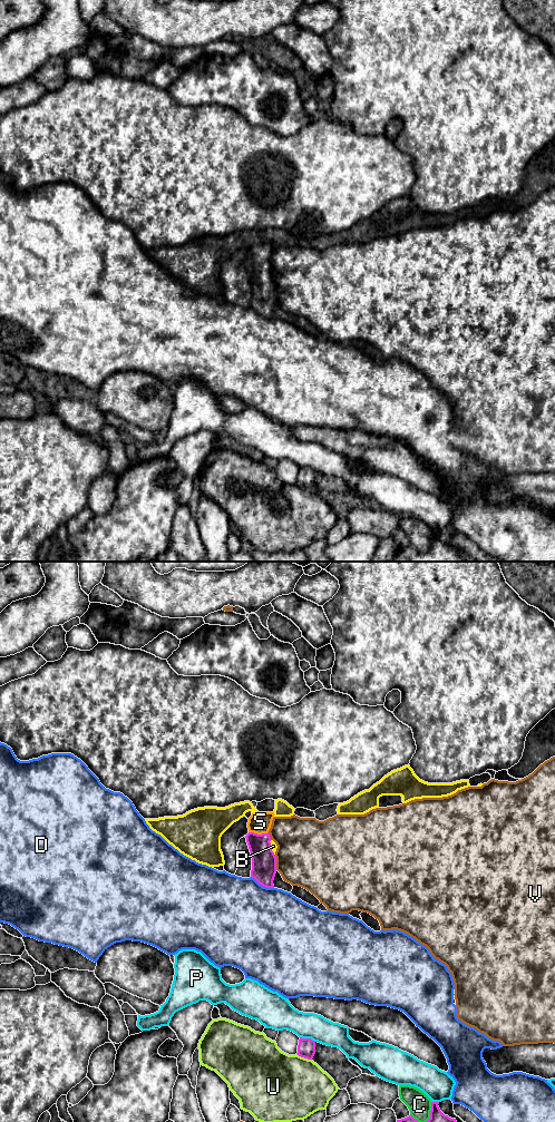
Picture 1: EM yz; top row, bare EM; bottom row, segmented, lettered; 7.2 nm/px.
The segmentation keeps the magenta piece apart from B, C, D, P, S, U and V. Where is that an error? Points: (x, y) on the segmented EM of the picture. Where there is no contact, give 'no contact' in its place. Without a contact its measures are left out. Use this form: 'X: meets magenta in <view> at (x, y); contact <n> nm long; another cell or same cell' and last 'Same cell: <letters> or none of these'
B: meets magenta in yz at (270, 848); contact 120 nm long; another cell
C: meets magenta in yz at (430, 1112); contact 150 nm long; another cell
D: meets magenta in yz at (262, 885); contact 190 nm long; another cell
P: meets magenta in yz at (308, 1038); contact 120 nm long; another cell
S: meets magenta in yz at (259, 835); contact 140 nm long; same cell
U: meets magenta in yz at (304, 1057); contact 120 nm long; another cell
V: meets magenta in yz at (275, 862); contact 110 nm long; another cell
Same cell: S

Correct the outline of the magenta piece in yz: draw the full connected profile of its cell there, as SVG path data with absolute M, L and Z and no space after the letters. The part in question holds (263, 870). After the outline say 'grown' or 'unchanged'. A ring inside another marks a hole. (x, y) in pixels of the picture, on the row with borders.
M255 812L249 818L249 833L245 836L252 858L251 877L266 888L274 888L276 857L271 849L269 830L274 812Z; grown

